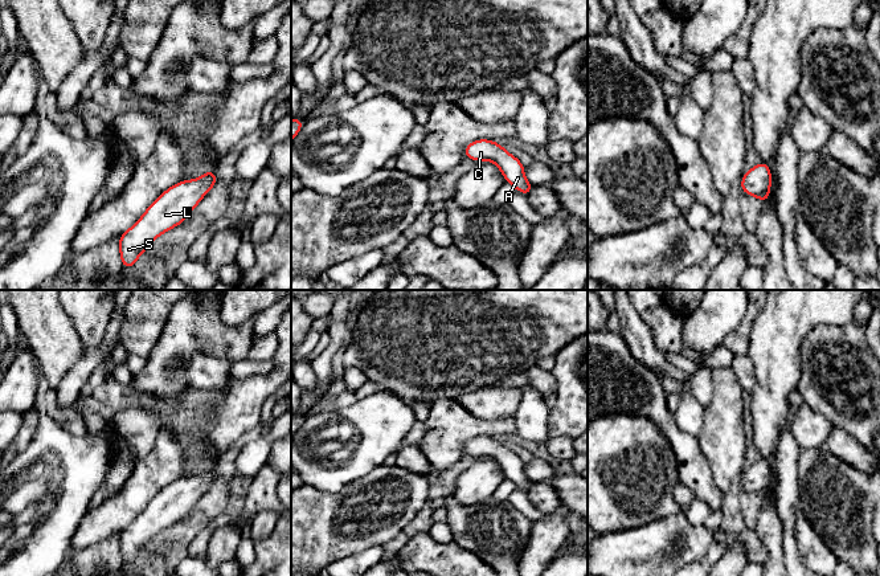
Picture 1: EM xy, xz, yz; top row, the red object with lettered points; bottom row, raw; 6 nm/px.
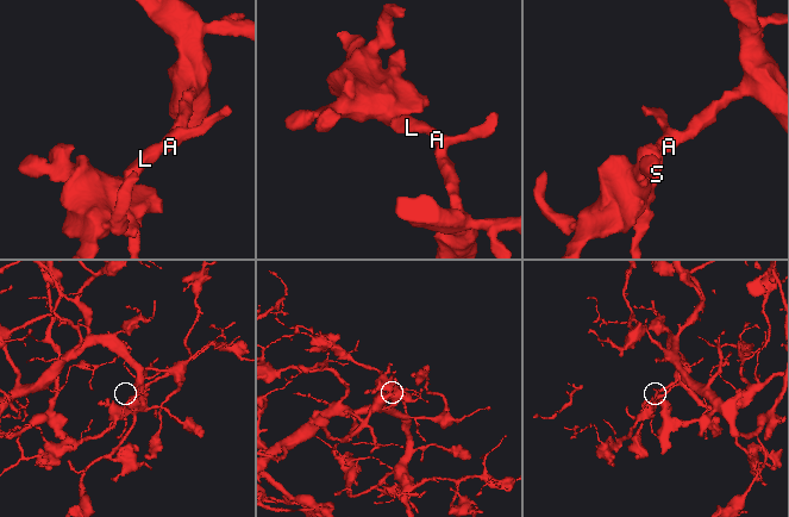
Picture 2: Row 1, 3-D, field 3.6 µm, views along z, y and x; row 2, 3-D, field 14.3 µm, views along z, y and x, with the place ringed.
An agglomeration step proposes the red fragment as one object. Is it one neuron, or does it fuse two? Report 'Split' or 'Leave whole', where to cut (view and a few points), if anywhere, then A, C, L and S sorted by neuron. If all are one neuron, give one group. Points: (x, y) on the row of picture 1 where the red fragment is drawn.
Leave whole. No split. Groups: A C L S

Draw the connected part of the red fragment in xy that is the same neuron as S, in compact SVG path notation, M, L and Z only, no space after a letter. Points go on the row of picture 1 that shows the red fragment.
M210 169L201 177L179 181L164 191L119 237L122 265L134 267L138 258L160 234L185 221L216 183L217 177Z

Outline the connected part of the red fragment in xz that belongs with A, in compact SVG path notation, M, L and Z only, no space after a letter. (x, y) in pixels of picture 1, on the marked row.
M479 139L471 142L464 148L464 158L476 162L492 162L503 173L506 181L525 196L528 196L533 188L525 179L525 167L521 162L495 140Z

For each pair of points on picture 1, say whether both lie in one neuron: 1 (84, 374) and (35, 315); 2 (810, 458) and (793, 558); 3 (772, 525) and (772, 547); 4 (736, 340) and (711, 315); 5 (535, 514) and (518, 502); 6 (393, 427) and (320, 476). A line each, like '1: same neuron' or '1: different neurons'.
1: different neurons
2: different neurons
3: same neuron
4: different neurons
5: same neuron
6: same neuron

